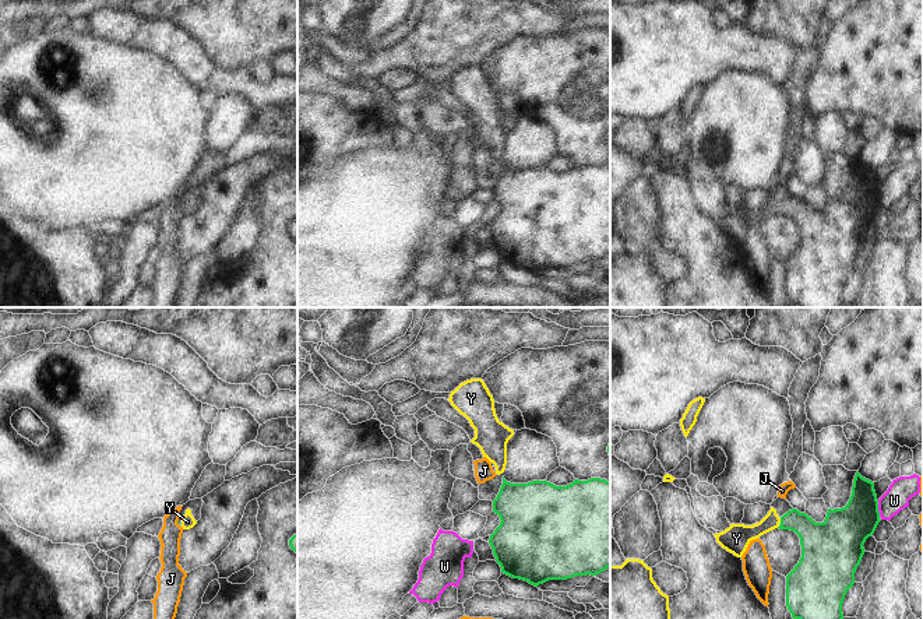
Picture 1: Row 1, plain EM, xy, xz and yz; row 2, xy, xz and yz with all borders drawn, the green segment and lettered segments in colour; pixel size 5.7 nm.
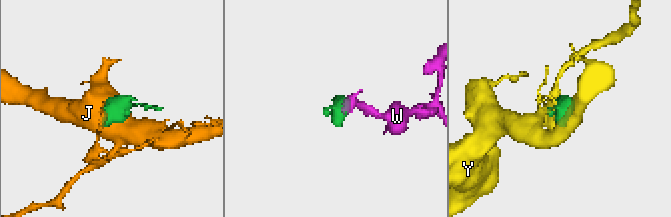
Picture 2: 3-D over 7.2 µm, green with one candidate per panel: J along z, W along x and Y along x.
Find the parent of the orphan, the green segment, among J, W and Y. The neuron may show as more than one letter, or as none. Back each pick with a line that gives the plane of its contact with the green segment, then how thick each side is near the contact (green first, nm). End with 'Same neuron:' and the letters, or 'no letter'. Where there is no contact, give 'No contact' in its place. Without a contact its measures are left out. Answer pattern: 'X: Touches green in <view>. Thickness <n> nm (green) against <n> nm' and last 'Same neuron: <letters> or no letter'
Y: Touches green in yz. Thickness 220 nm (green) against 130 nm
Same neuron: Y

